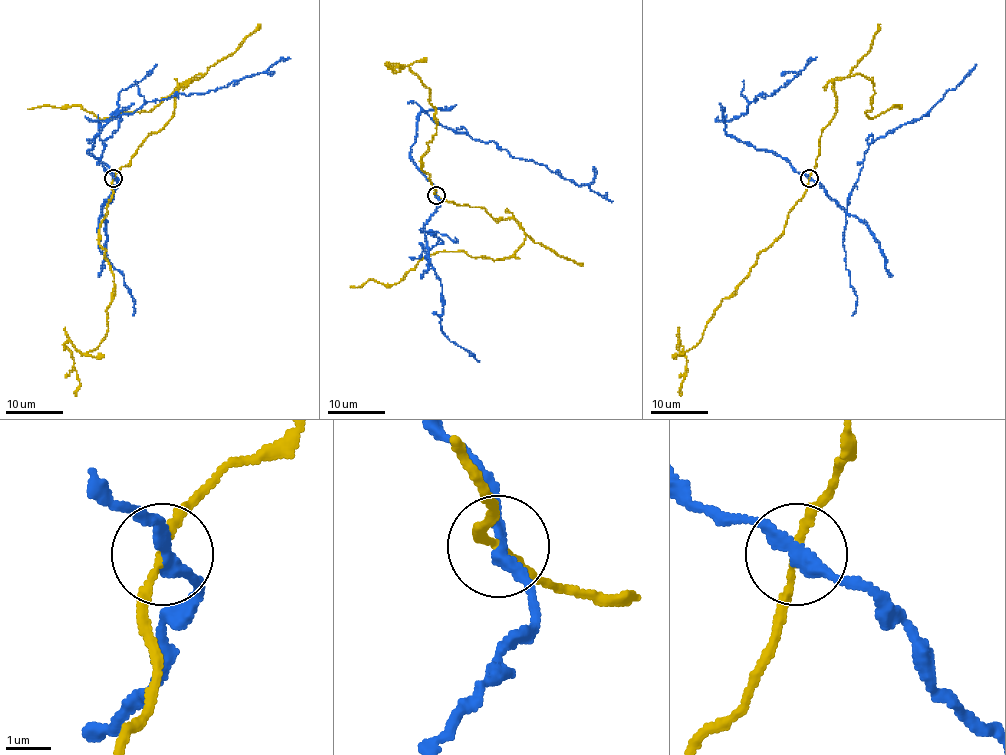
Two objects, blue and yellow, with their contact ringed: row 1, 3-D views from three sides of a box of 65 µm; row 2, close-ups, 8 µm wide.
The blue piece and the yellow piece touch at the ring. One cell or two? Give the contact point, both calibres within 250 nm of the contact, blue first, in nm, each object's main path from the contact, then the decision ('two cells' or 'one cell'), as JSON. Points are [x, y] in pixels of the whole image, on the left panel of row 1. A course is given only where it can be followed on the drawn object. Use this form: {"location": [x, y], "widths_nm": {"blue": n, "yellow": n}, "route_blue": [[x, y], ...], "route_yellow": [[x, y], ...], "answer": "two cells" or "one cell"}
{"location": [113, 178], "widths_nm": {"blue": 280, "yellow": 160}, "route_blue": [[114, 178], [88, 150], [94, 146], [101, 123], [131, 114], [148, 101], [226, 87], [290, 58]], "route_yellow": [[114, 178], [174, 113], [175, 91], [201, 74], [148, 111], [99, 119], [75, 106], [27, 109]], "answer": "two cells"}

